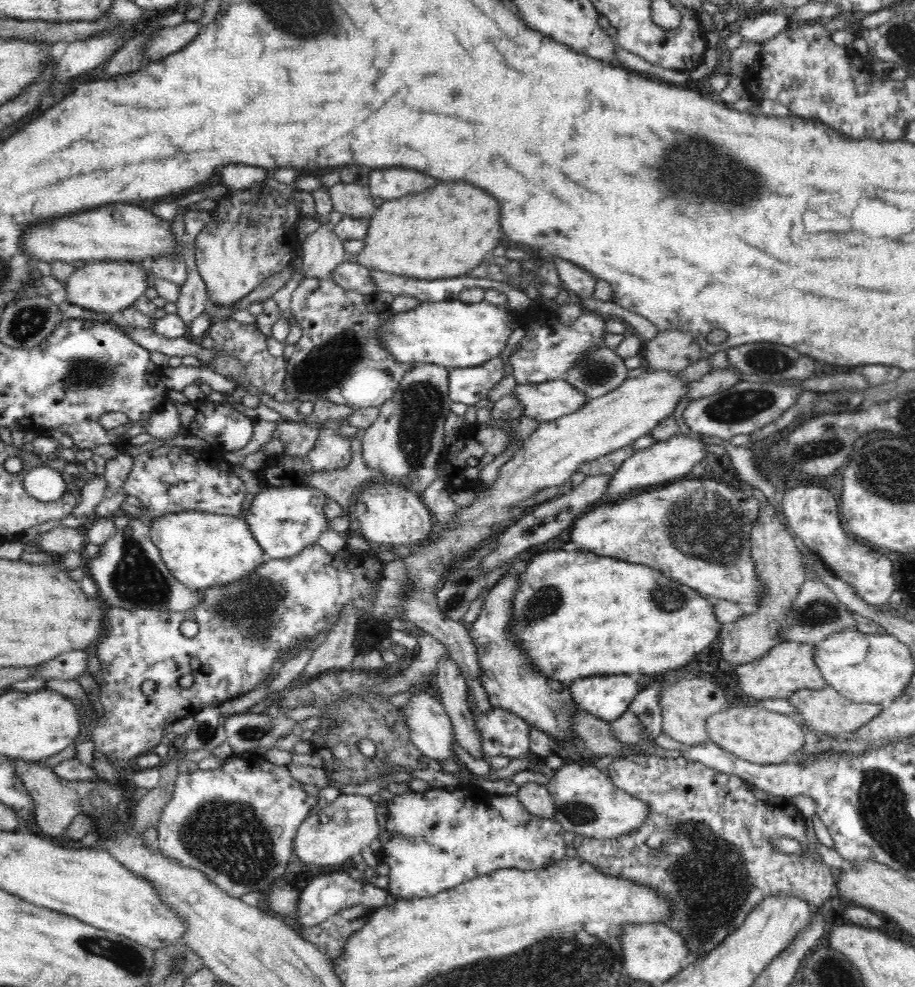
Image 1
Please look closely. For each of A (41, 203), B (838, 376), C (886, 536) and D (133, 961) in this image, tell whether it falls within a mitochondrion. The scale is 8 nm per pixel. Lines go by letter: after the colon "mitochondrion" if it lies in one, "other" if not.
A: other
B: other
C: other
D: mitochondrion

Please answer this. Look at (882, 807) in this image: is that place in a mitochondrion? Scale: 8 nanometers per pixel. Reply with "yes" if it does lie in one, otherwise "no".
yes

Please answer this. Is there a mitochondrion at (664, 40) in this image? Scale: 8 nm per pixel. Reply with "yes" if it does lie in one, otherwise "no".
no

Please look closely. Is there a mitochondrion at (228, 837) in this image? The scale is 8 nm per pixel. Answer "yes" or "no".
yes

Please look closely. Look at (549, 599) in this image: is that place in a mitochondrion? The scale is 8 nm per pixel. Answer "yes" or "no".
yes

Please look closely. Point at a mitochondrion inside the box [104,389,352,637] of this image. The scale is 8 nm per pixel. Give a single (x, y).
(136, 579)

